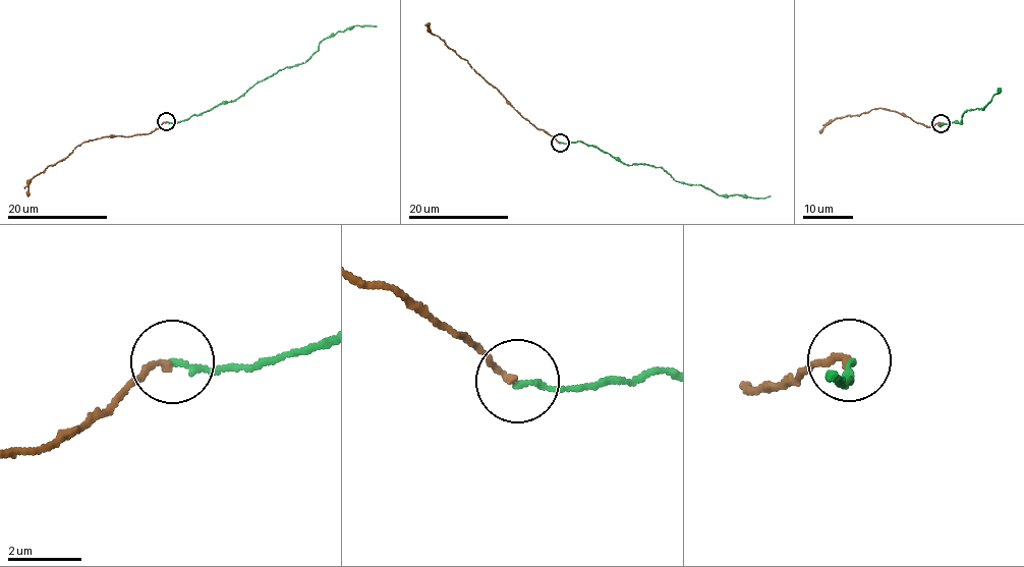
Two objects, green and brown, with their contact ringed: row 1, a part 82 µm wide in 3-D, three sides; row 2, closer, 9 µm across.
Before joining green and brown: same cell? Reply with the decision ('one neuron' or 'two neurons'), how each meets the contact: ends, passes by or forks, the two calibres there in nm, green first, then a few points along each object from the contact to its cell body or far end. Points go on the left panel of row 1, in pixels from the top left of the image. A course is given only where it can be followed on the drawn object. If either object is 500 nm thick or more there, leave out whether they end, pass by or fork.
one neuron | green ends | brown ends | 150/180 nm | green via (166, 121), (177, 122), (236, 101), (259, 81), (284, 67), (304, 63), (328, 37), (356, 25), (376, 25) | brown via (166, 121), (153, 131), (83, 142), (67, 157), (35, 175), (30, 183), (27, 196)

